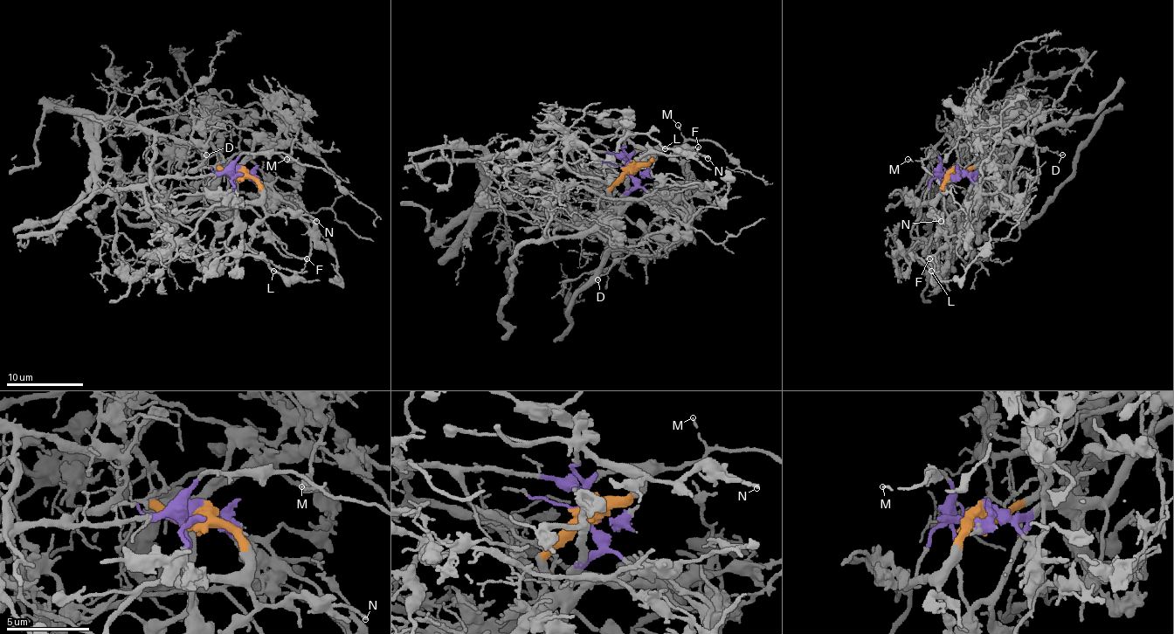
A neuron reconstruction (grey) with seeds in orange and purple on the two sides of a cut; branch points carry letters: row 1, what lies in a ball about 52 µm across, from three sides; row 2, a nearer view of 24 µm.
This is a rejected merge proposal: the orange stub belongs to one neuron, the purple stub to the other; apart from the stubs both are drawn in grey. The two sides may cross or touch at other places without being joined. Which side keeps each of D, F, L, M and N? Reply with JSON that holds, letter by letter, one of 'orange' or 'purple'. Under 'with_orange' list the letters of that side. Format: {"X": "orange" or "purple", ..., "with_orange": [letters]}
{"D": "purple", "F": "purple", "L": "purple", "M": "purple", "N": "orange", "with_orange": ["N"]}

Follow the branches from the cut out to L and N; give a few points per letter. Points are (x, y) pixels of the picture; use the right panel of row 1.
L: (951, 171), (940, 173), (946, 221), (944, 233), (938, 238), (938, 258), (922, 264), (917, 256), (930, 272)
N: (951, 171), (942, 185), (935, 211), (936, 214), (932, 211), (940, 221)

